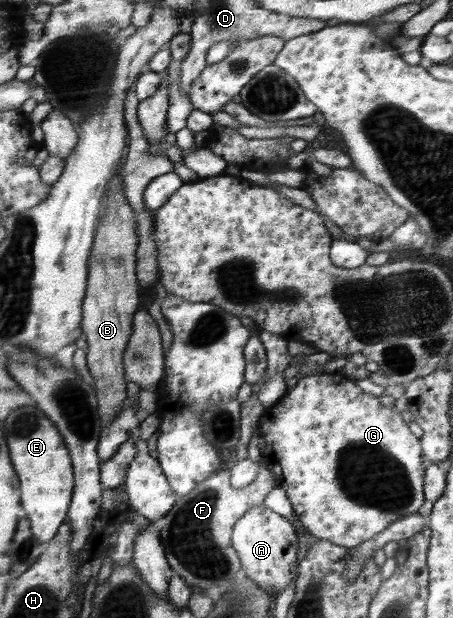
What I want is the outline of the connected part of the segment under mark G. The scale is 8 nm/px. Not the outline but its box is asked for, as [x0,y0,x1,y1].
[258,370,425,548]

